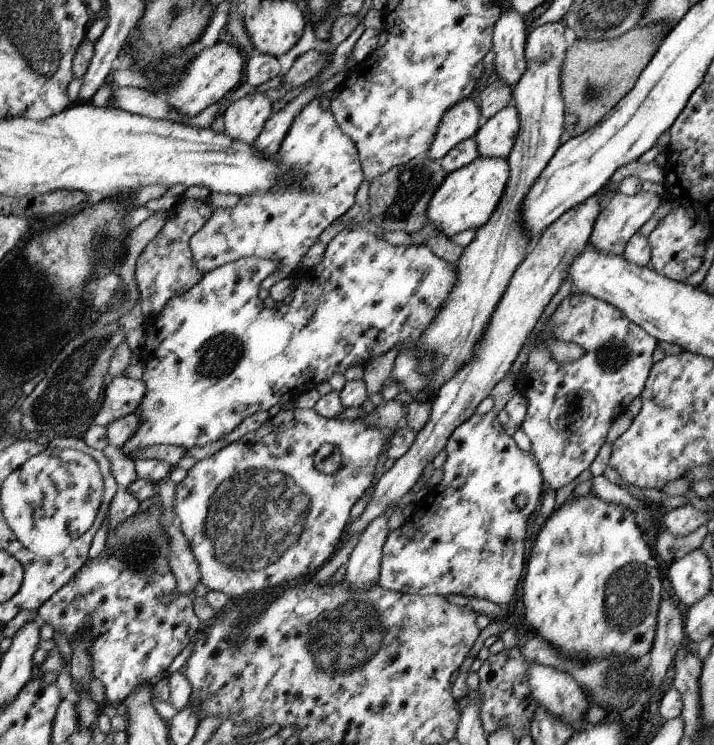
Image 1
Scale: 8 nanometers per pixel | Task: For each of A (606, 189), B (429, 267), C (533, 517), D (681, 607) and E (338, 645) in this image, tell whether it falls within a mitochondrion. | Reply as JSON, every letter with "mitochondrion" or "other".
{"A":"other","B":"other","C":"other","D":"other","E":"mitochondrion"}

